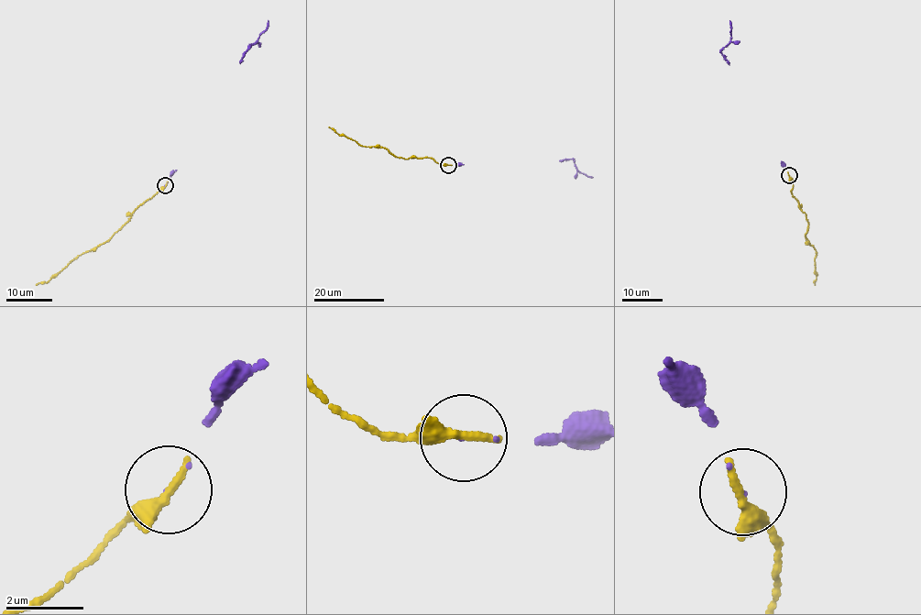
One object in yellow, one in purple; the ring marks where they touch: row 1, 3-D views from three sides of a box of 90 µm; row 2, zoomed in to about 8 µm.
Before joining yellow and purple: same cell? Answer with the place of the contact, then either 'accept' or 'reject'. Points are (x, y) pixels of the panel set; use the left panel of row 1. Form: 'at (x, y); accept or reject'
at (165, 185); accept

